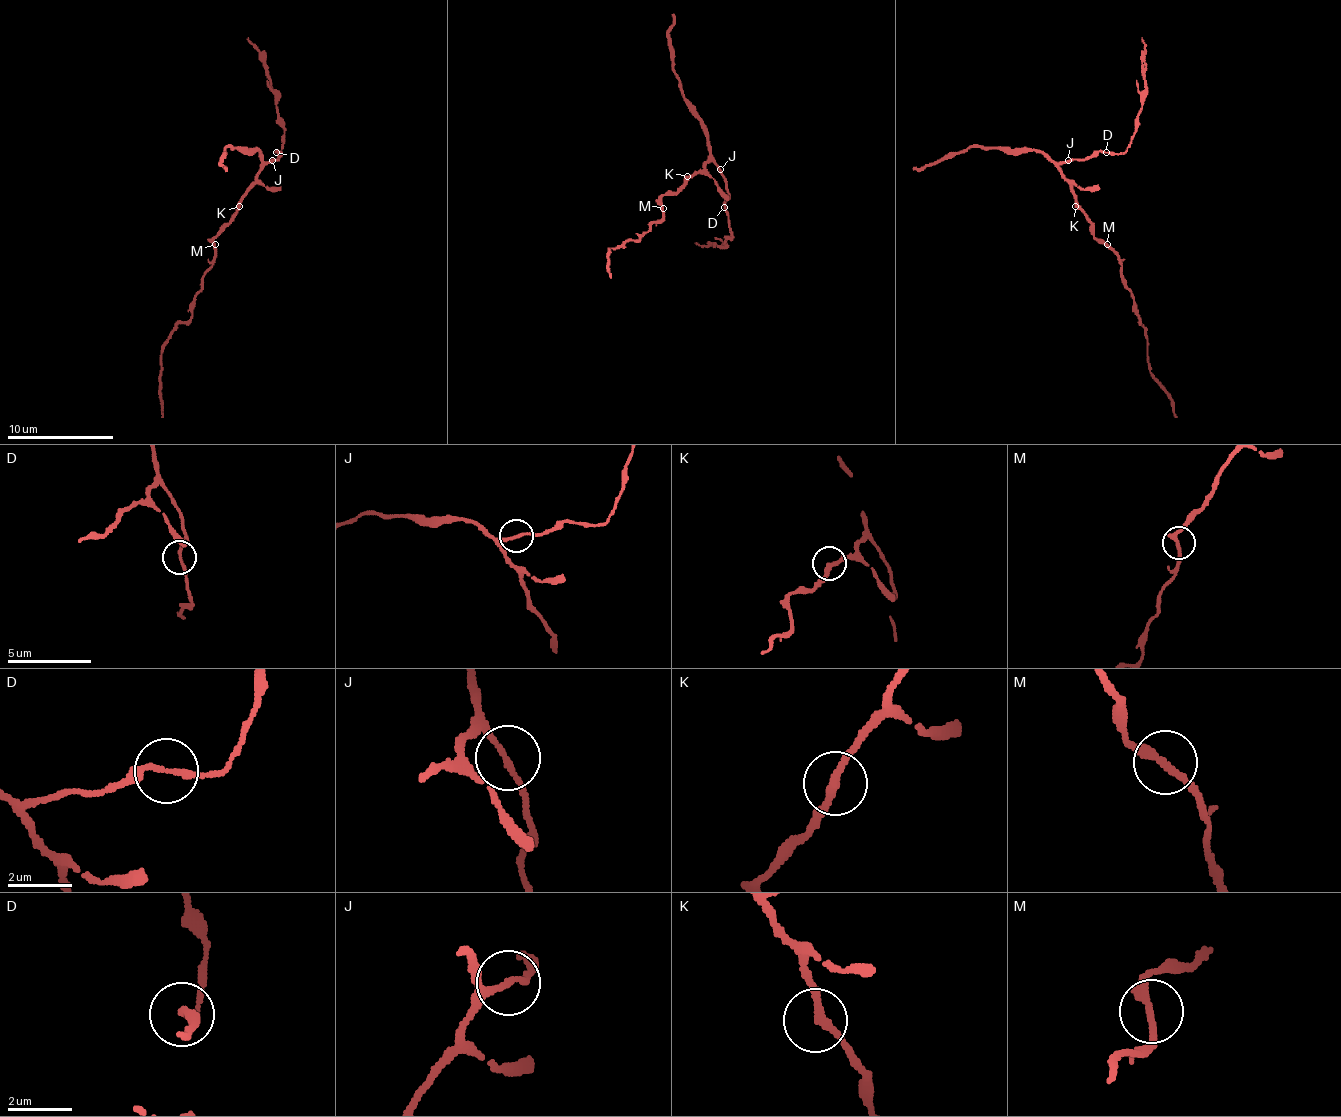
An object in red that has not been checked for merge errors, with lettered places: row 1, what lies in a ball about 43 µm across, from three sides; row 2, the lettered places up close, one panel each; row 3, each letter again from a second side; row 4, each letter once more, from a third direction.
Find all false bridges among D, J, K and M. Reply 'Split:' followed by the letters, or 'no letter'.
Split: D, M

